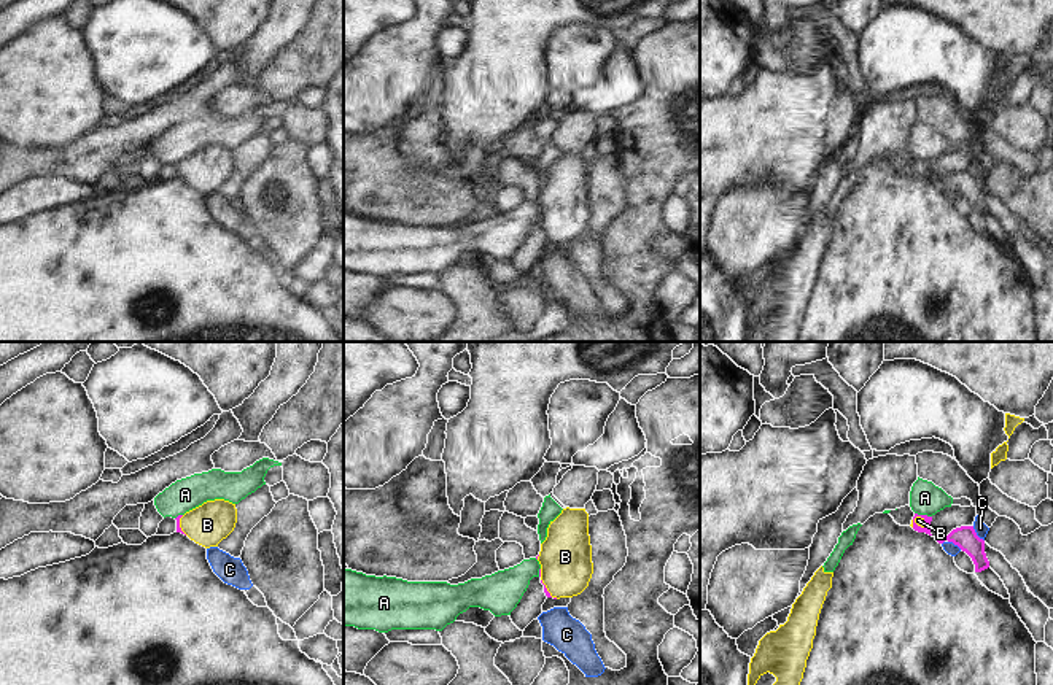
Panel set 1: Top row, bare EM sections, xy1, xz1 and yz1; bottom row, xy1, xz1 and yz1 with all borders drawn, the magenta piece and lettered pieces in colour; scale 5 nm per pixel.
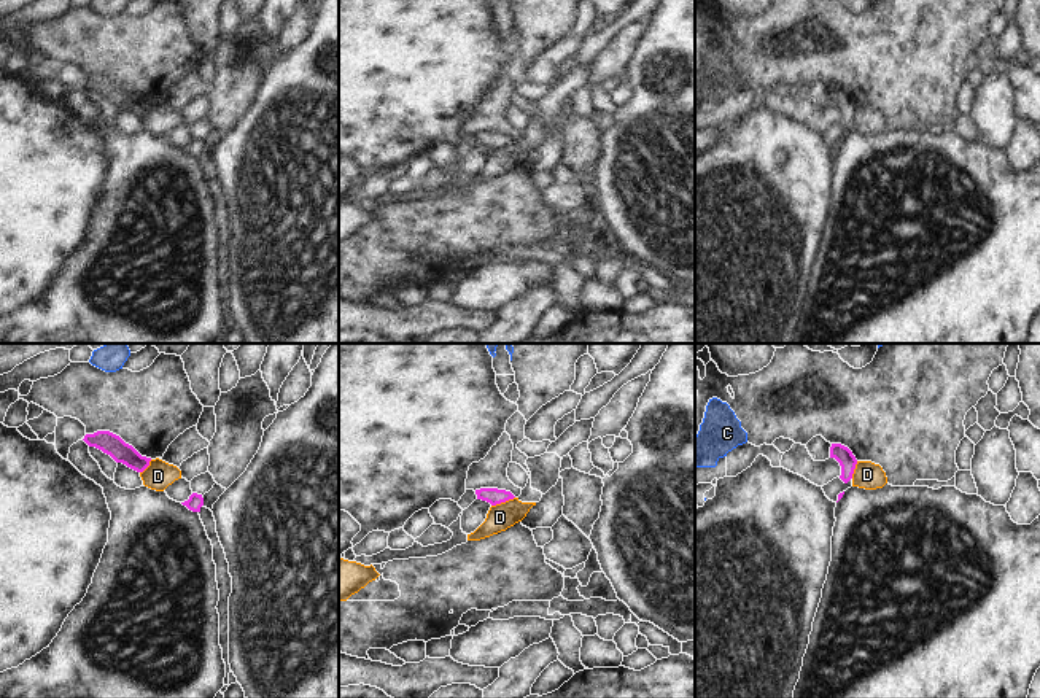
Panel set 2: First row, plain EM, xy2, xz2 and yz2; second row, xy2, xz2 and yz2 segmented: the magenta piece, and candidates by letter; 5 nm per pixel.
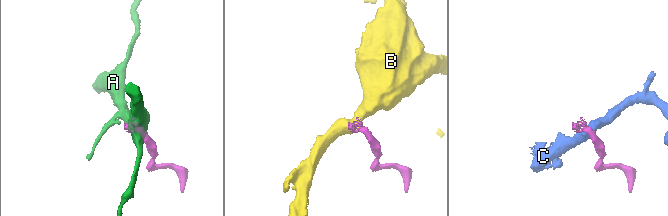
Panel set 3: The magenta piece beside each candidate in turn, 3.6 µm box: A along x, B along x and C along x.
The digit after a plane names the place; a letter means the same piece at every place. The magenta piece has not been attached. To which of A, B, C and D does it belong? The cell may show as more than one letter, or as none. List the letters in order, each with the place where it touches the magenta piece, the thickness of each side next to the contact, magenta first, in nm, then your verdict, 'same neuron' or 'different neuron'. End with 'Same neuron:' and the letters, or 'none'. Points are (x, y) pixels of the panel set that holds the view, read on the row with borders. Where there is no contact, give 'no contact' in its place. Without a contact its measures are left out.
A: meets magenta in yz1 at (923, 515); 40 nm thick on the magenta side, 160 nm on the other; different neuron
B: meets magenta in yz1 at (920, 526); 40 nm thick on the magenta side, 50 nm on the other; same neuron
C: meets magenta in yz1 at (975, 534); 120 nm thick on the magenta side, 70 nm on the other; different neuron
D: meets magenta in xz2 at (503, 501); 80 nm thick on the magenta side, 140 nm on the other; different neuron
Same neuron: B

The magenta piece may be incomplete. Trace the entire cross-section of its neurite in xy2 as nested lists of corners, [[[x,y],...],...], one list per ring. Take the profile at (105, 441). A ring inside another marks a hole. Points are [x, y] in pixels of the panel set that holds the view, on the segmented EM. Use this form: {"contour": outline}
{"contour": [[[110,431],[86,434],[83,440],[89,447],[102,450],[116,463],[122,463],[137,472],[143,472],[149,466],[151,458],[142,456],[132,445],[126,444],[119,436]]]}

